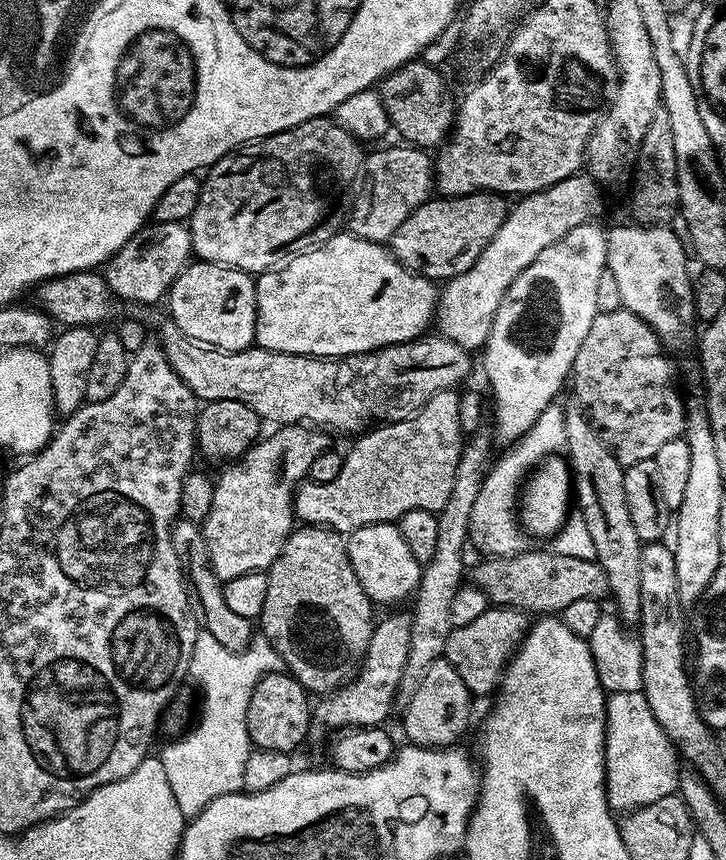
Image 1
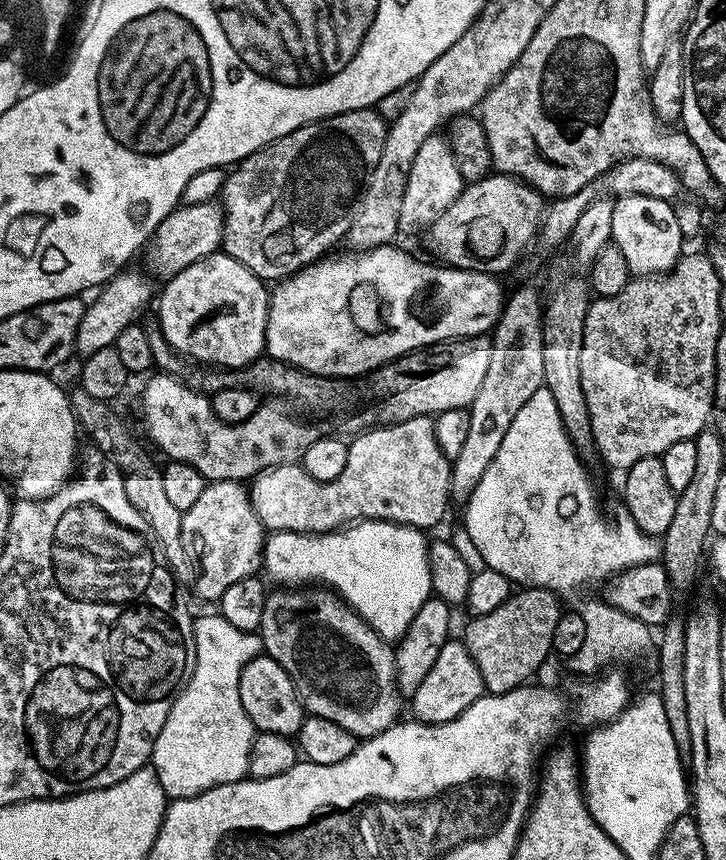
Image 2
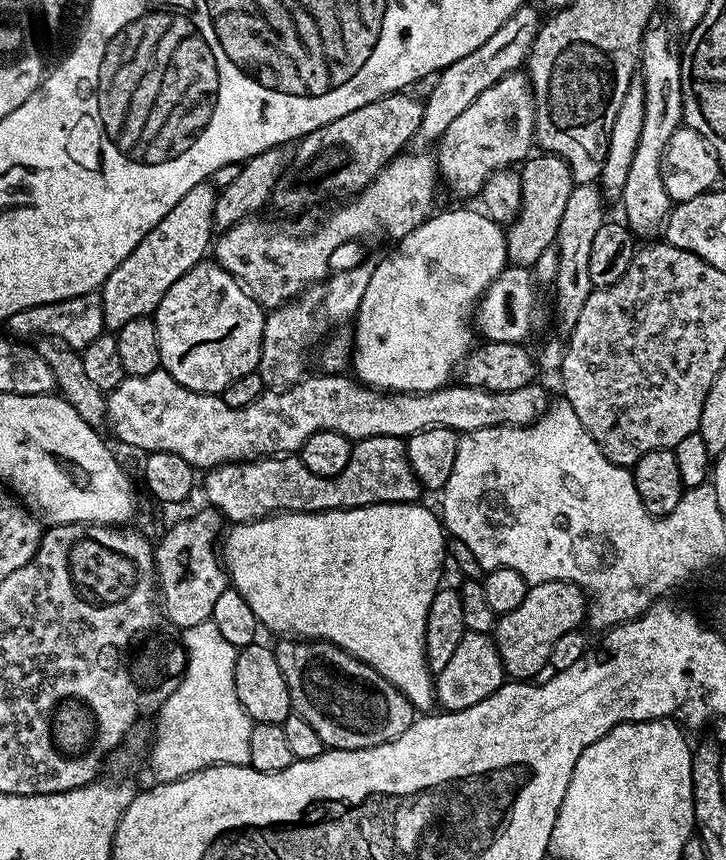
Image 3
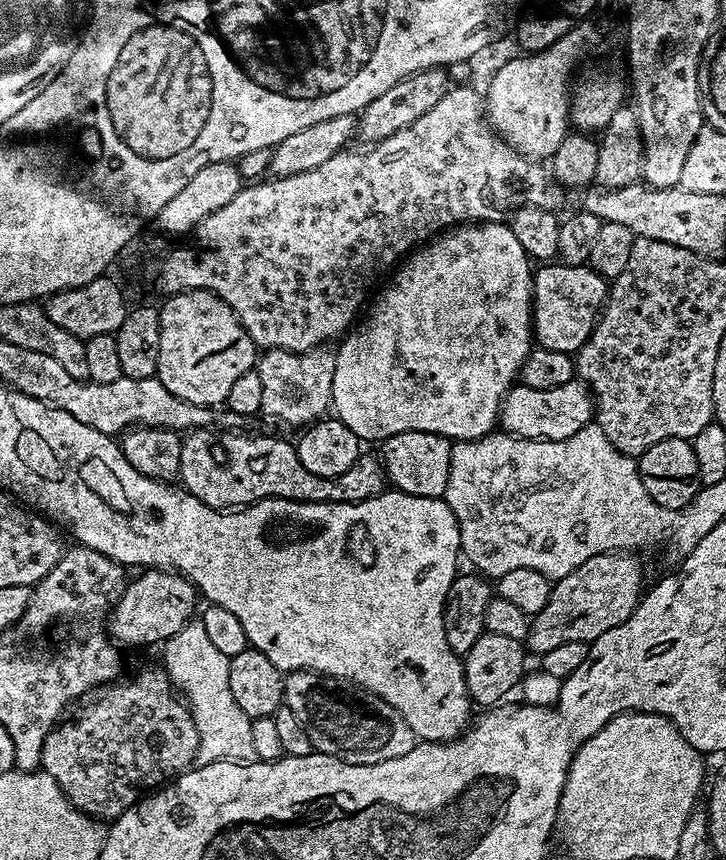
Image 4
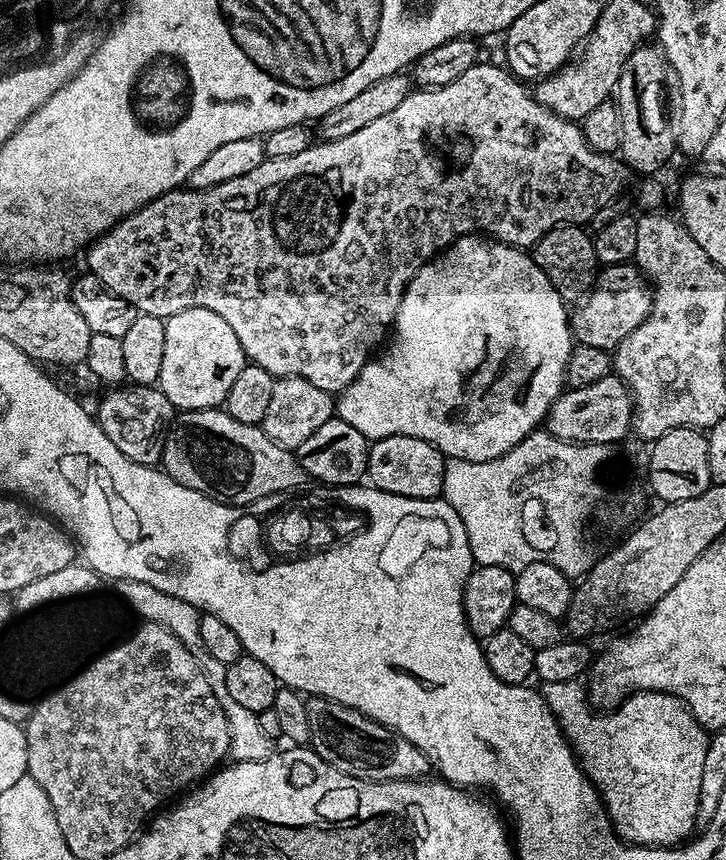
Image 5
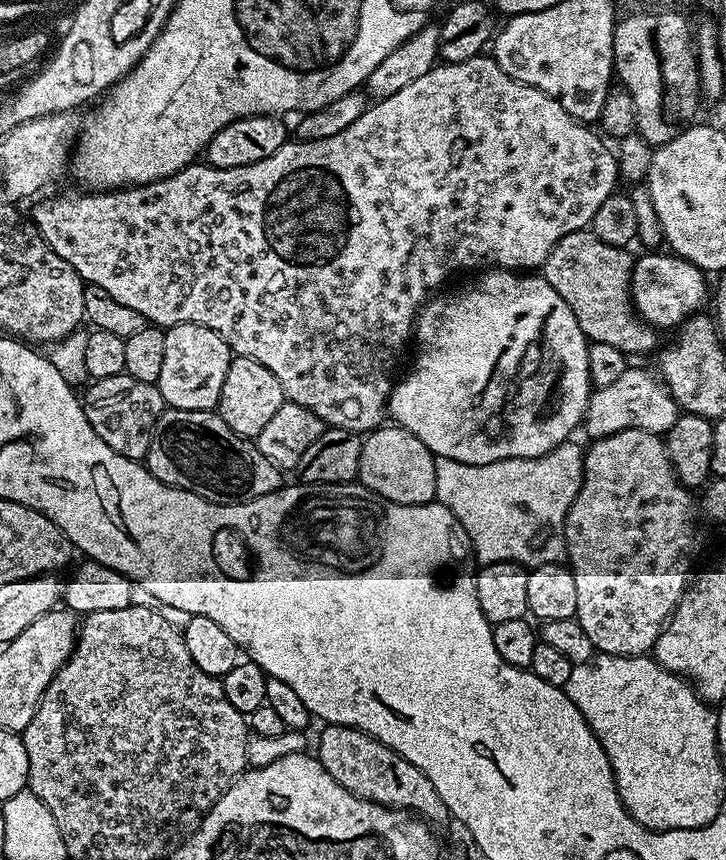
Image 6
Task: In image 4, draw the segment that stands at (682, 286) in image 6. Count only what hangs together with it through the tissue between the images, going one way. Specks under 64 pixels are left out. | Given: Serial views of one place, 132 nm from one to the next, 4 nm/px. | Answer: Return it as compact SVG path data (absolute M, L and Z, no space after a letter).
M548 262L535 269L532 278L532 331L539 347L546 350L562 350L574 354L590 338L597 320L608 298L609 281L595 269L583 264Z

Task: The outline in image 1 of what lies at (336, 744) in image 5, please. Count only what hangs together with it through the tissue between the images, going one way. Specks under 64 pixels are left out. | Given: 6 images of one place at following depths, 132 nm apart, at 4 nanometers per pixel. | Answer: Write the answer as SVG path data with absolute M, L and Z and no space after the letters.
M297 527L286 538L278 558L266 569L266 602L258 618L259 631L284 659L285 669L309 694L327 694L343 688L357 672L370 646L374 601L368 597L348 557L345 537L330 528Z

